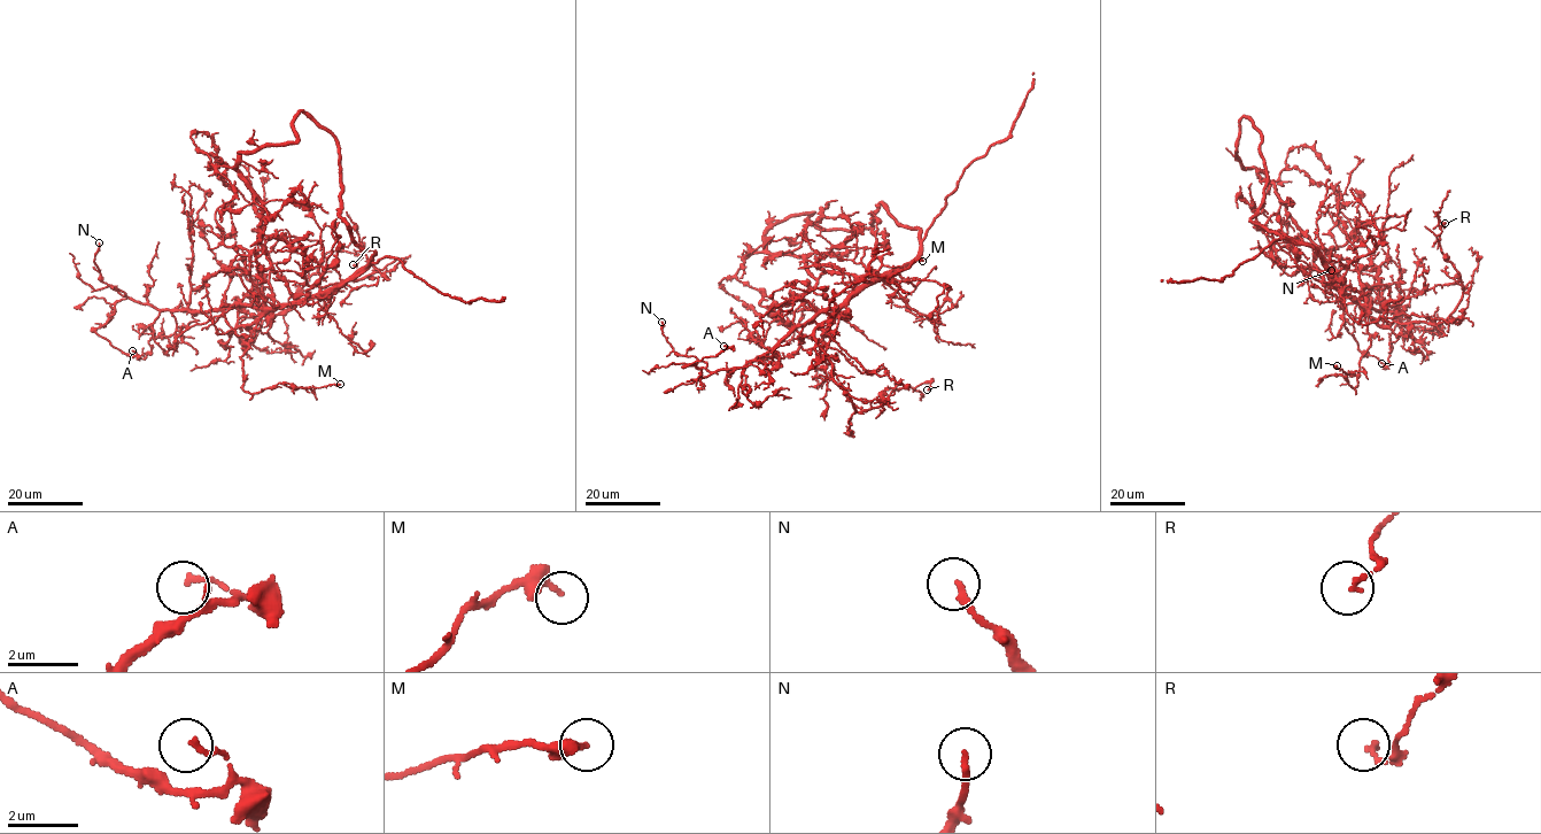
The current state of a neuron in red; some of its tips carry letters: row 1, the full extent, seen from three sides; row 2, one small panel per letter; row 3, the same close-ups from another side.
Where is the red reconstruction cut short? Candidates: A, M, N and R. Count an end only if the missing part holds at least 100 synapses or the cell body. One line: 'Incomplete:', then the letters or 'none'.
Incomplete: none

